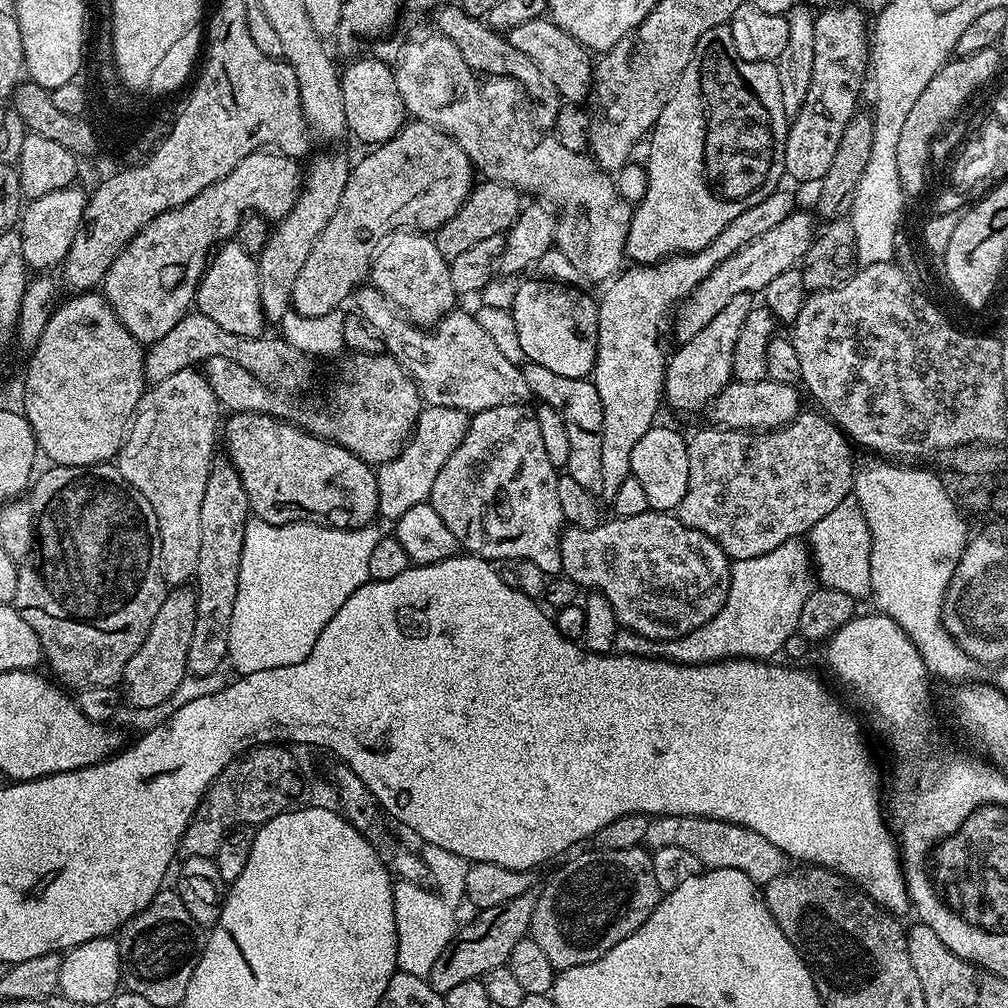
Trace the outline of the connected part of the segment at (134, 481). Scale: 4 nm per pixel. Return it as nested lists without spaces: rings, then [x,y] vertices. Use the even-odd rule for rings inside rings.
[[[195,367],[182,369],[145,391],[118,453],[122,478],[154,506],[154,518],[158,518],[160,565],[164,582],[169,586],[187,585],[196,575],[202,494],[206,494],[206,478],[218,452],[221,424],[221,406],[203,371]]]

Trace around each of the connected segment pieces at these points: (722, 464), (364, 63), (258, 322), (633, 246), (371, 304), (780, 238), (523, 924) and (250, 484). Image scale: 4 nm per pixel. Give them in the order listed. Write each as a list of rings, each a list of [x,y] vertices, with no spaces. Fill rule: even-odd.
[[[801,411],[800,415],[791,424],[785,424],[783,428],[773,428],[771,430],[741,430],[739,428],[725,428],[723,426],[707,426],[700,428],[693,436],[687,437],[688,457],[690,458],[690,482],[686,486],[686,494],[682,502],[675,508],[674,514],[687,528],[698,530],[702,534],[709,536],[711,540],[716,540],[718,546],[733,561],[745,560],[746,558],[758,558],[774,546],[782,546],[782,542],[795,540],[808,534],[816,523],[820,522],[826,514],[834,510],[844,499],[850,496],[854,488],[854,463],[852,464],[853,445],[847,436],[837,425],[833,424],[827,416],[819,411]]]
[[[364,56],[356,60],[348,69],[340,72],[343,105],[346,110],[348,132],[356,135],[367,146],[385,144],[399,134],[406,123],[404,103],[398,94],[396,73],[380,60]]]
[[[228,242],[212,253],[204,275],[196,288],[195,307],[224,330],[233,334],[259,336],[265,331],[260,307],[262,298],[258,290],[257,257],[248,253],[237,242]]]
[[[727,24],[714,26],[710,30],[706,30],[706,34],[702,34],[702,38],[698,38],[690,62],[681,74],[680,81],[676,83],[676,88],[666,102],[662,114],[656,119],[656,126],[652,129],[650,139],[647,141],[647,144],[649,143],[648,160],[646,159],[648,189],[640,199],[640,203],[632,209],[632,221],[626,238],[626,256],[629,261],[636,264],[656,264],[670,256],[702,250],[702,246],[710,246],[710,242],[714,242],[714,238],[718,238],[718,234],[722,234],[722,230],[726,230],[726,226],[730,226],[730,222],[734,222],[734,218],[738,218],[738,214],[742,214],[742,210],[750,210],[750,206],[758,206],[758,202],[762,202],[762,198],[766,198],[771,192],[777,191],[781,187],[780,179],[785,179],[786,176],[784,151],[788,141],[790,117],[786,114],[786,110],[782,110],[782,89],[778,82],[778,70],[773,61],[764,60],[764,80],[748,80],[748,78],[756,78],[756,74],[746,68],[746,76],[744,76],[744,72],[742,72],[744,60],[738,62],[739,56],[738,50],[734,50],[734,38]]]
[[[361,287],[355,293],[355,300],[355,311],[380,335],[384,343],[384,352],[395,358],[408,371],[412,381],[416,384],[416,389],[420,391],[421,401],[425,405],[446,406],[475,414],[482,410],[490,410],[494,406],[518,404],[527,401],[532,396],[530,386],[526,386],[523,371],[517,364],[510,362],[498,350],[498,347],[494,346],[493,339],[486,334],[471,311],[468,313],[453,310],[447,316],[442,317],[433,327],[426,329],[413,324],[411,320],[401,315],[377,288]]]
[[[789,212],[786,218],[782,218],[782,222],[778,222],[778,226],[770,226],[766,234],[758,234],[754,242],[742,246],[738,254],[730,254],[726,262],[722,262],[710,274],[706,274],[706,278],[702,278],[700,285],[686,299],[680,301],[674,313],[674,332],[676,328],[677,341],[680,344],[690,342],[690,338],[694,338],[698,330],[704,329],[726,307],[726,302],[738,298],[738,294],[763,293],[773,278],[778,278],[778,274],[797,267],[803,261],[812,244],[812,238],[818,231],[813,213],[808,212]]]
[[[535,891],[527,892],[510,902],[502,902],[502,906],[483,909],[465,928],[463,925],[430,967],[426,977],[429,989],[443,994],[461,982],[481,979],[486,970],[494,970],[494,966],[507,965],[514,946],[529,935],[536,898]]]
[[[234,412],[222,424],[223,451],[229,452],[225,453],[240,476],[255,519],[271,524],[320,524],[323,528],[369,527],[378,516],[373,465],[278,417],[266,412]]]

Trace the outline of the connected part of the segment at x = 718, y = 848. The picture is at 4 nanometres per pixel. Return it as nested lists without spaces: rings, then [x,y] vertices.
[[[658,816],[649,819],[646,826],[646,838],[644,844],[649,849],[655,850],[662,846],[679,846],[681,850],[686,850],[698,858],[698,862],[705,869],[725,868],[726,870],[742,870],[746,878],[750,878],[757,886],[763,886],[770,882],[770,878],[778,878],[789,867],[789,857],[785,856],[774,842],[766,842],[762,834],[758,834],[749,828],[743,828],[740,824],[731,824],[725,820],[715,820],[705,816]]]

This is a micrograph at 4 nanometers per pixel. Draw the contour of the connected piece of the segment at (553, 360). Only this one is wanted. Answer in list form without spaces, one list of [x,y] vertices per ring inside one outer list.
[[[547,278],[539,279],[522,281],[510,304],[524,359],[538,366],[546,366],[546,370],[554,370],[554,374],[563,374],[565,378],[583,380],[596,364],[597,301],[579,292],[579,287]]]

